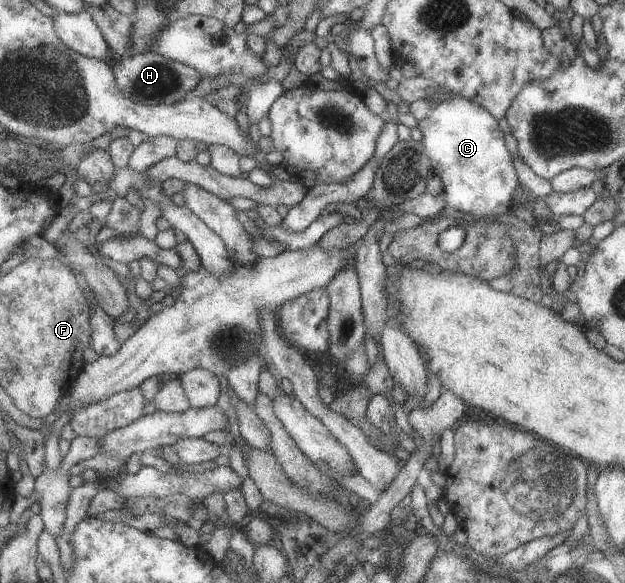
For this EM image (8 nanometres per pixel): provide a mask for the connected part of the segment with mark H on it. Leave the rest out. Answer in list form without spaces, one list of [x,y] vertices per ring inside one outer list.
[[[153,51],[135,53],[135,55],[121,58],[115,63],[114,74],[117,85],[123,90],[123,95],[129,95],[137,103],[146,106],[158,106],[161,104],[175,104],[181,102],[189,91],[193,91],[203,78],[201,72],[184,63],[170,60],[168,57]]]

